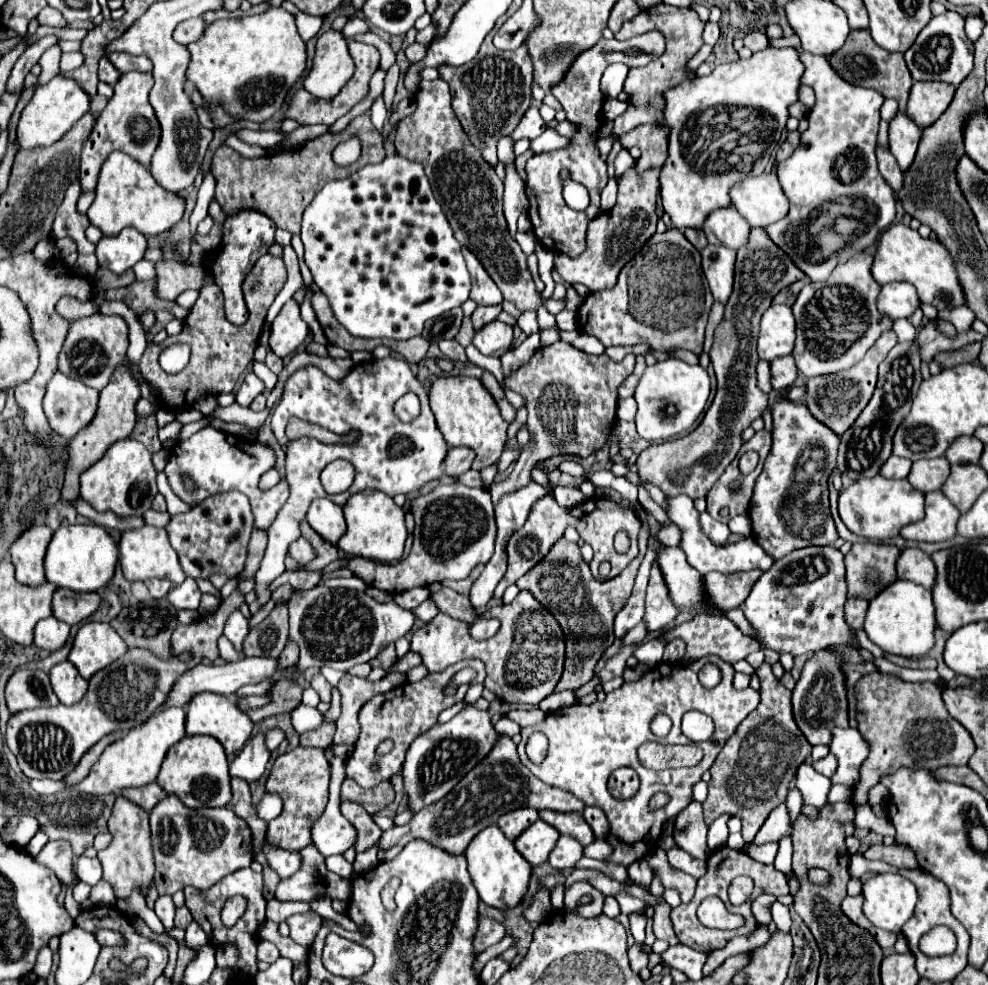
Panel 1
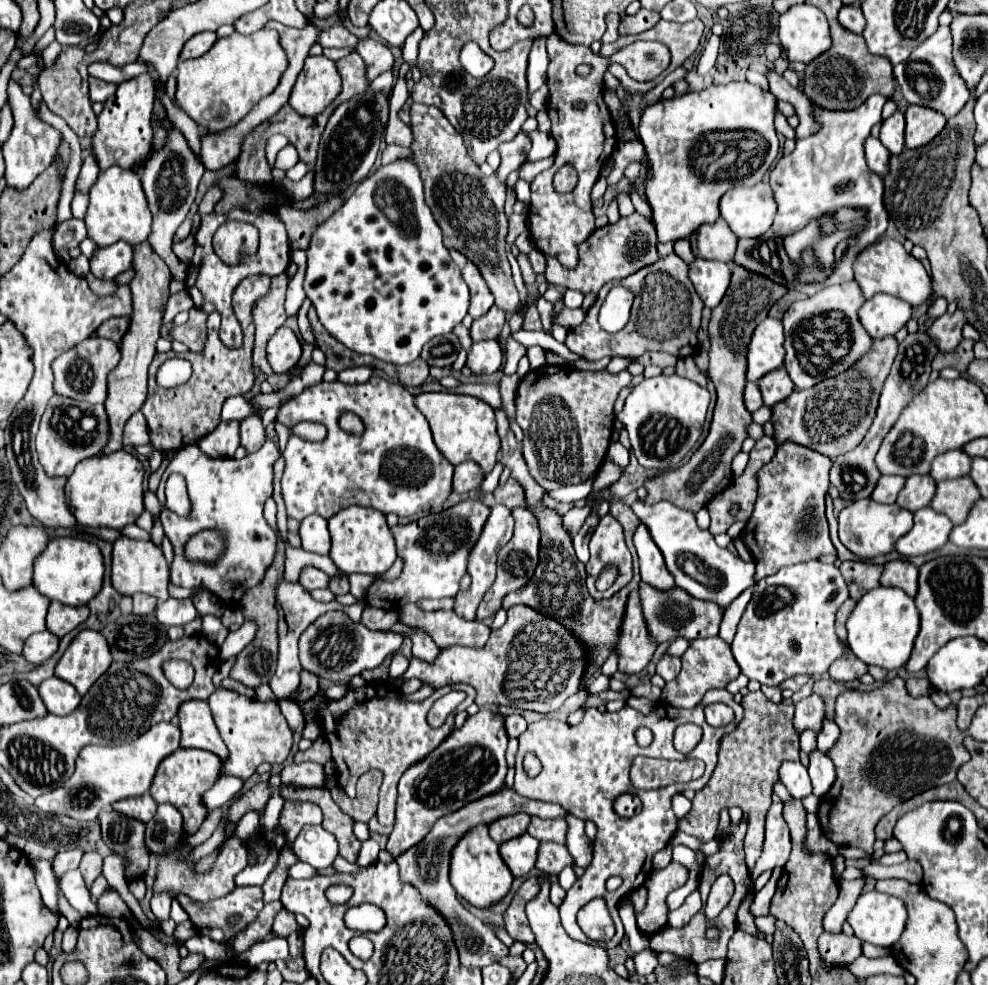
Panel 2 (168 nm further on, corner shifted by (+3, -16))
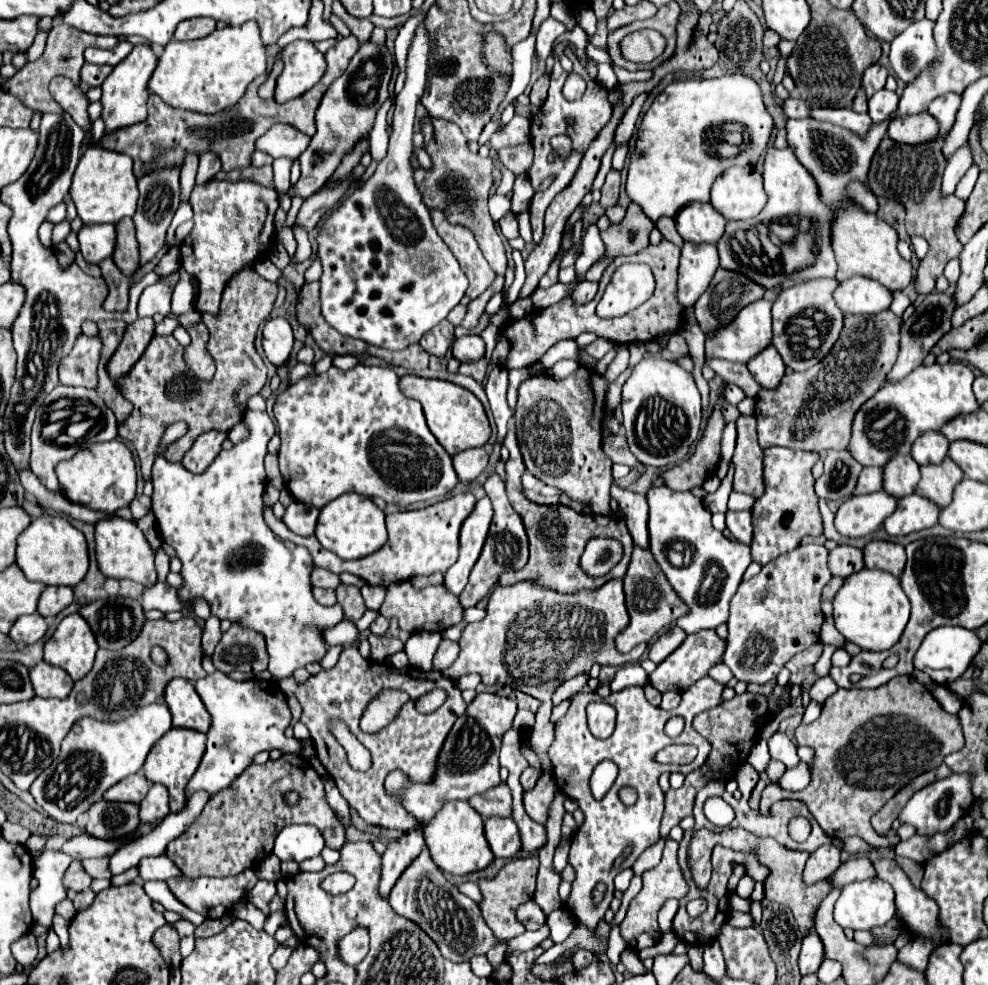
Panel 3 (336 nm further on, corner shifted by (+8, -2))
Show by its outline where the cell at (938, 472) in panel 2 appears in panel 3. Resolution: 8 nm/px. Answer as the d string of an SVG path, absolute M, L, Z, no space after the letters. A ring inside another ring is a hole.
M928 430L924 436L920 436L910 450L912 458L924 466L924 464L940 464L948 454L948 440L944 434Z

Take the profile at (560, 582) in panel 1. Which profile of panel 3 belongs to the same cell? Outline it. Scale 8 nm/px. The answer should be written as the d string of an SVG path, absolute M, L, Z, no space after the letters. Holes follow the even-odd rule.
M508 426L508 434L504 438L504 446L510 450L510 458L506 462L506 490L508 490L508 498L510 504L514 506L514 510L520 514L524 528L530 540L530 558L527 564L520 570L507 570L500 576L500 584L508 586L508 584L516 584L522 580L538 580L544 586L564 592L564 594L574 594L578 590L584 588L598 588L602 584L606 584L612 578L622 578L628 562L630 562L630 554L632 554L634 542L626 523L623 518L612 518L612 516L592 516L592 514L576 514L572 508L568 506L556 506L556 508L548 508L548 506L538 506L534 502L530 502L522 492L520 492L520 476L526 470L524 462L522 462L522 454L514 436L514 426ZM588 538L616 538L622 548L624 548L624 558L616 564L616 568L612 568L606 576L598 576L598 578L588 578L588 574L584 574L584 570L580 568L580 556L584 552L584 546L588 544Z

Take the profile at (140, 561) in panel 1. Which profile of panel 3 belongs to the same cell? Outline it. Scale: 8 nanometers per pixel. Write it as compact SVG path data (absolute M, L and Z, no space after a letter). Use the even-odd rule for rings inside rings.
M120 516L104 518L96 524L96 562L100 572L106 578L130 578L140 582L142 586L152 586L156 582L156 570L154 570L154 550L146 542L142 530L136 526L134 520L124 520Z

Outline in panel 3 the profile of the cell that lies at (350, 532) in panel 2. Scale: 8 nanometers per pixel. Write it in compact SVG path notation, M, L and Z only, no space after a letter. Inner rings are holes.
M356 492L342 494L340 498L328 502L318 516L318 526L316 526L316 538L318 542L338 554L342 560L356 560L364 558L376 550L380 550L386 544L386 526L384 526L384 512L366 496L360 496Z

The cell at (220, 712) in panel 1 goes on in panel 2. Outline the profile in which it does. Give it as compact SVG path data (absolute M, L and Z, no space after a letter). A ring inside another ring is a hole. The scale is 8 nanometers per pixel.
M189 700L179 708L181 748L199 748L217 754L221 760L227 756L227 746L219 736L211 708L205 700Z

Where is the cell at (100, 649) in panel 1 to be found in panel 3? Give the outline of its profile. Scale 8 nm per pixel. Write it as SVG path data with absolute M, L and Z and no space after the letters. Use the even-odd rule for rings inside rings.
M70 614L58 624L50 640L46 640L44 660L66 670L72 680L80 680L90 672L96 650L98 644L90 626L80 614Z

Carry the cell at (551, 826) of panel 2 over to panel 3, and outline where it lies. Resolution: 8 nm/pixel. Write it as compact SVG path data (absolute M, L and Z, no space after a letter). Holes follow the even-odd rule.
M544 774L532 790L524 792L524 808L534 822L544 824L548 820L548 806L554 798L554 792L556 784L552 782L552 774Z

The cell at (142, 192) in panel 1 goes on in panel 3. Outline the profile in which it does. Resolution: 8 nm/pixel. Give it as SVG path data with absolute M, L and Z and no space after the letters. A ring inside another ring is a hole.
M100 146L88 148L74 172L70 196L84 224L102 224L102 222L116 224L124 216L132 216L136 212L138 202L136 178L132 174L132 158Z

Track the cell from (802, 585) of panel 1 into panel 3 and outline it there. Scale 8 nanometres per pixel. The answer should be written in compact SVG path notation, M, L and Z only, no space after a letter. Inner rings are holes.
M808 544L768 562L754 578L742 580L730 602L728 640L722 656L722 664L732 670L738 682L766 684L794 654L818 642L824 622L820 594L830 576L828 550L820 544Z

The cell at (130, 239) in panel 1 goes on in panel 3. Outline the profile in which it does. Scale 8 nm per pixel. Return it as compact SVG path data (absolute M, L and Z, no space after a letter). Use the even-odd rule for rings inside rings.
M84 224L78 232L80 252L86 262L100 264L104 258L110 258L116 246L116 230L112 224Z

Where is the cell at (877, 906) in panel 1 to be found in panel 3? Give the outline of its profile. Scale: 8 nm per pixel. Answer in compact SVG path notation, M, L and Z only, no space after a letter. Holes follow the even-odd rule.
M880 878L852 882L842 888L834 920L842 928L872 930L894 916L894 890Z

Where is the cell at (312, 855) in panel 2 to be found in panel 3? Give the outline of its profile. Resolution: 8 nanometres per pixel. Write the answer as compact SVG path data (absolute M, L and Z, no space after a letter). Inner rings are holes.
M290 824L282 828L276 836L274 854L280 860L294 860L302 862L306 858L318 856L324 848L324 838L320 830L312 824Z

